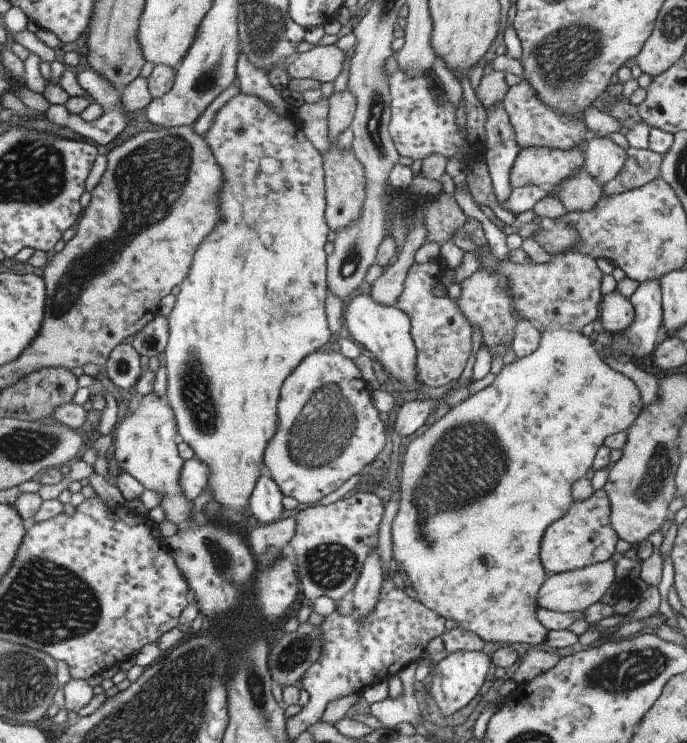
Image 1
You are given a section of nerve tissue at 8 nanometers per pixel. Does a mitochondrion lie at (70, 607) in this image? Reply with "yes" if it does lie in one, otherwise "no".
yes

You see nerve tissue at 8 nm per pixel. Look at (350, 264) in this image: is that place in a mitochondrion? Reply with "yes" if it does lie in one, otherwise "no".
yes

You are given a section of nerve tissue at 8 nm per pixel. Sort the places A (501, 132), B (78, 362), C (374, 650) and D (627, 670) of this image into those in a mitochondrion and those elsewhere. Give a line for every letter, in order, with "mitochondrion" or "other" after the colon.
A: other
B: other
C: other
D: mitochondrion

